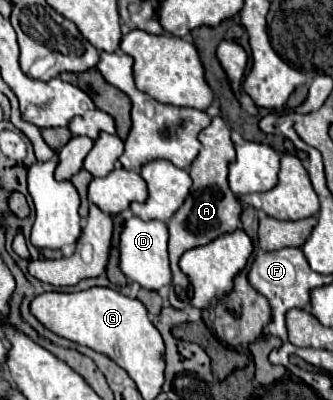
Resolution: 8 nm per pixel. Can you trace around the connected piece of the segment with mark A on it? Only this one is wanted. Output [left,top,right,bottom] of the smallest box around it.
[168,115,240,309]

